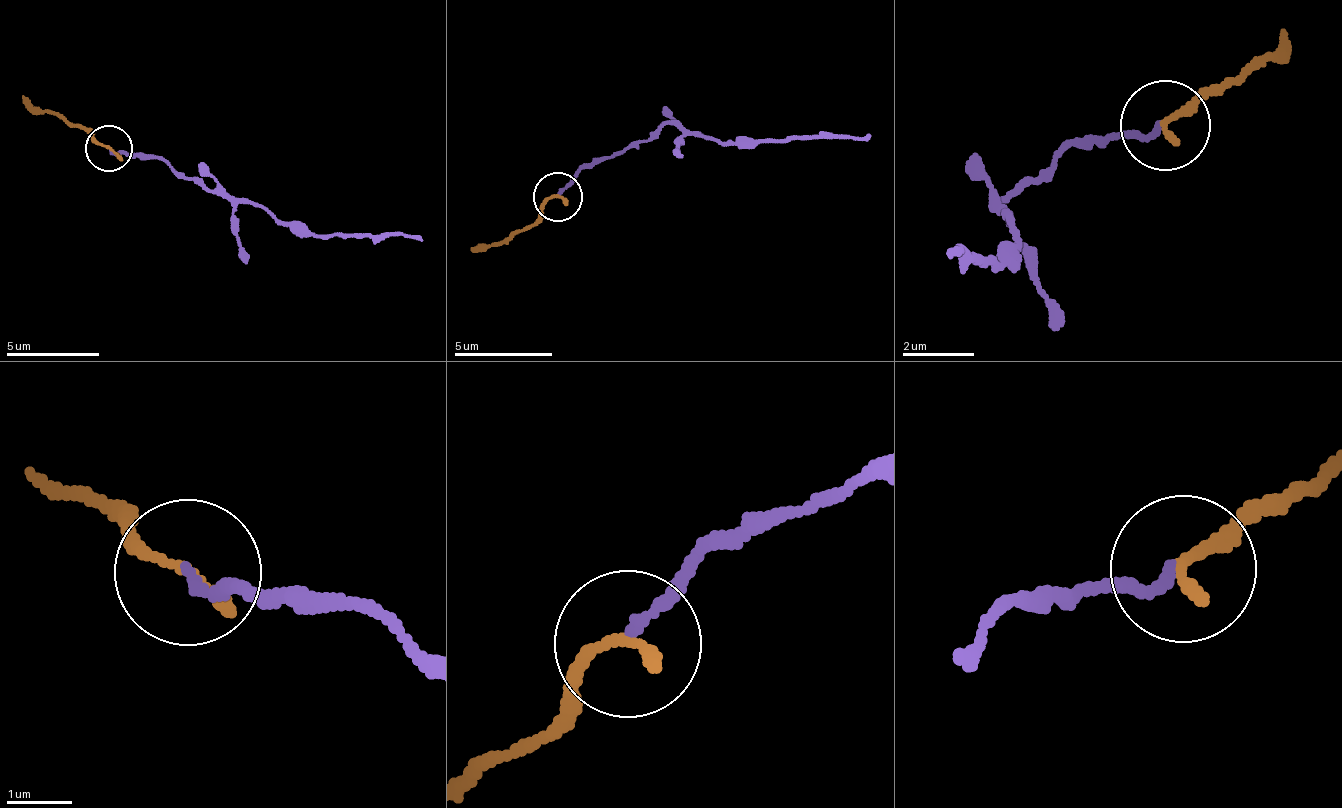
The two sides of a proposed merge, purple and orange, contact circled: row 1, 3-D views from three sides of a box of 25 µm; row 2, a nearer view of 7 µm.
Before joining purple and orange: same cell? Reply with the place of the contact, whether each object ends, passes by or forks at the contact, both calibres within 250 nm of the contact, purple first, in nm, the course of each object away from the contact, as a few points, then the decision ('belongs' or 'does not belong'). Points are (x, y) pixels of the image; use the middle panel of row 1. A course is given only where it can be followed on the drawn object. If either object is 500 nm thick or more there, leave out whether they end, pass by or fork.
(558, 197) | purple ends | orange ends | 160/240 nm | purple via (559, 193), (585, 167), (622, 155), (666, 125), (715, 137), (726, 144), (871, 136) | orange via (559, 198), (532, 227), (473, 252) | belongs

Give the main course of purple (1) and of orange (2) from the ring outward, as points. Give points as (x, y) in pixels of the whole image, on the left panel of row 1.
1: (109, 149), (131, 154), (165, 157), (210, 190), (263, 204), (279, 219), (320, 236), (415, 233), (424, 242)
2: (110, 149), (84, 125), (42, 114), (24, 97)

